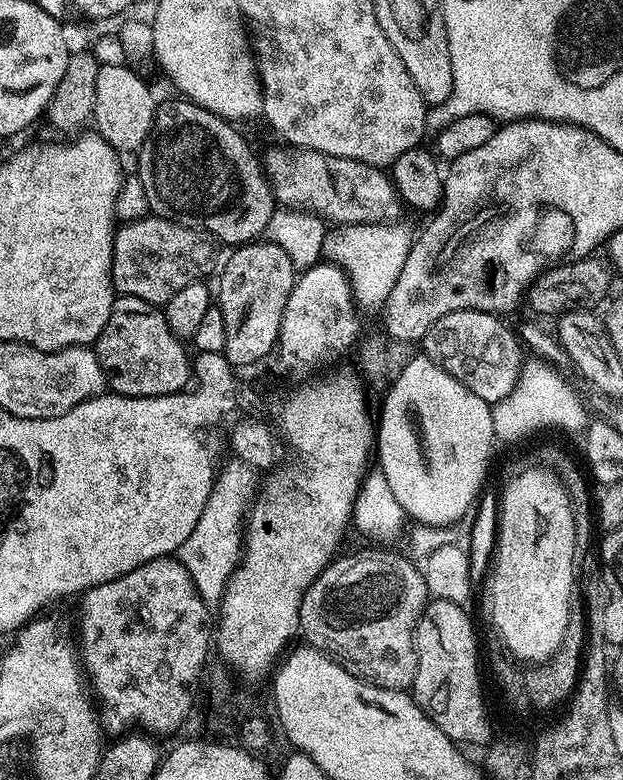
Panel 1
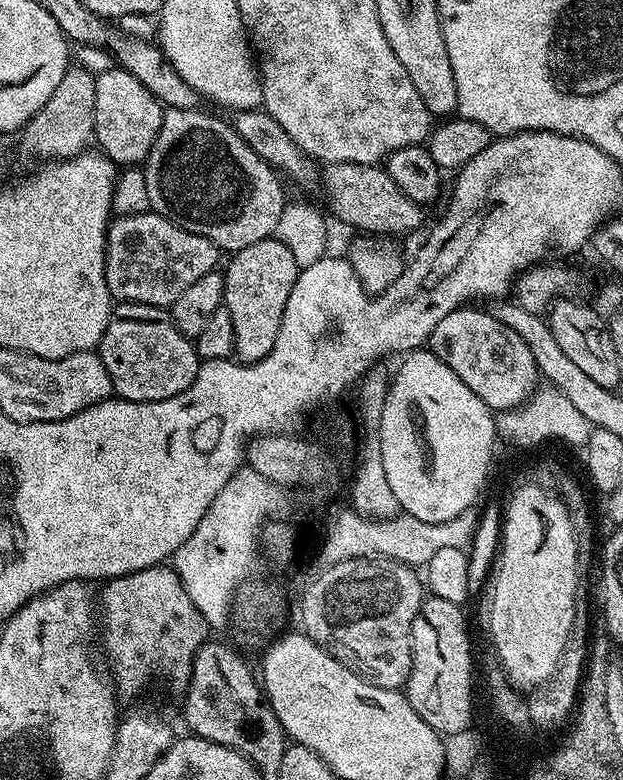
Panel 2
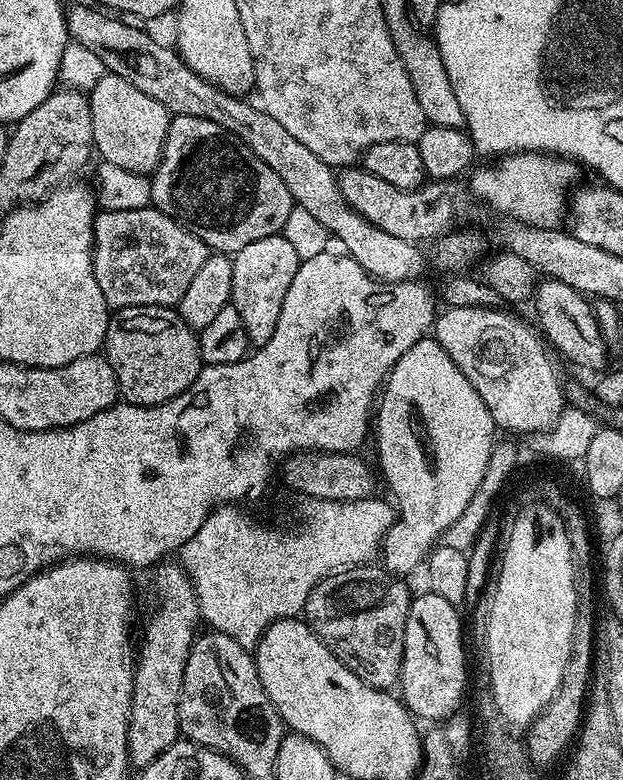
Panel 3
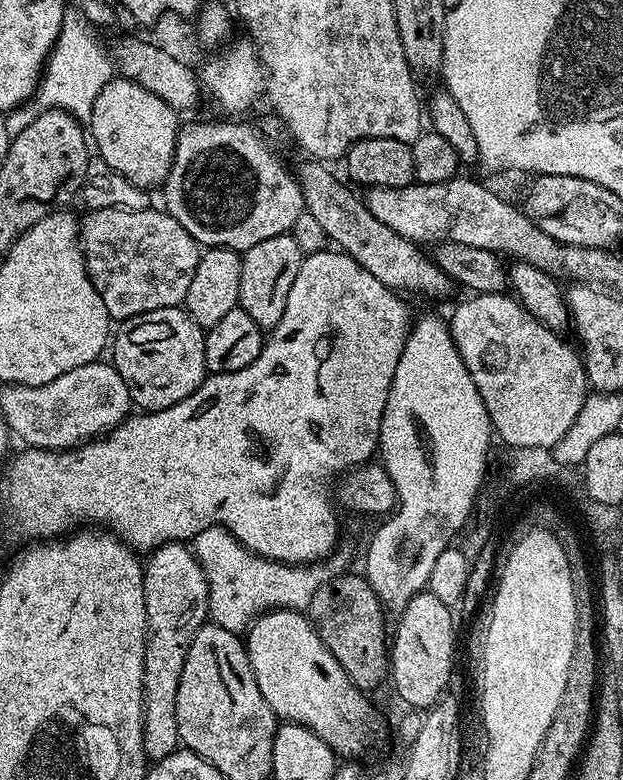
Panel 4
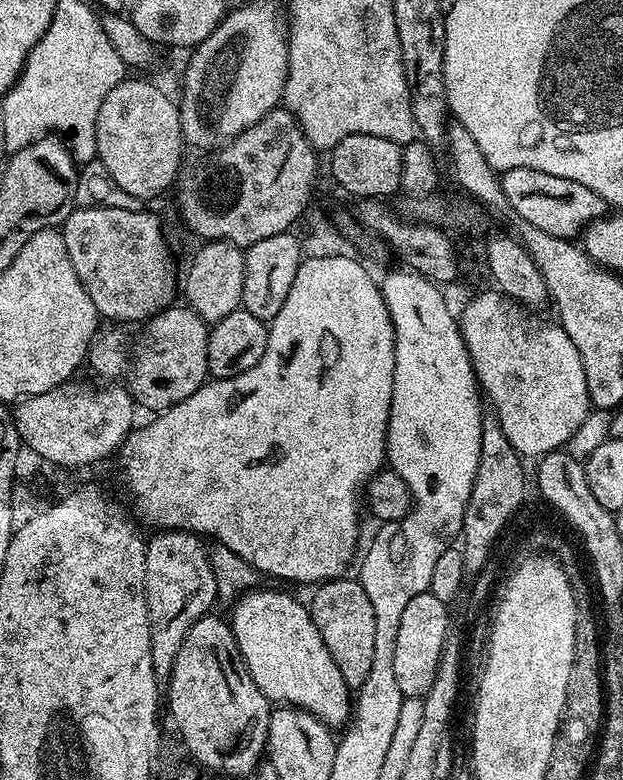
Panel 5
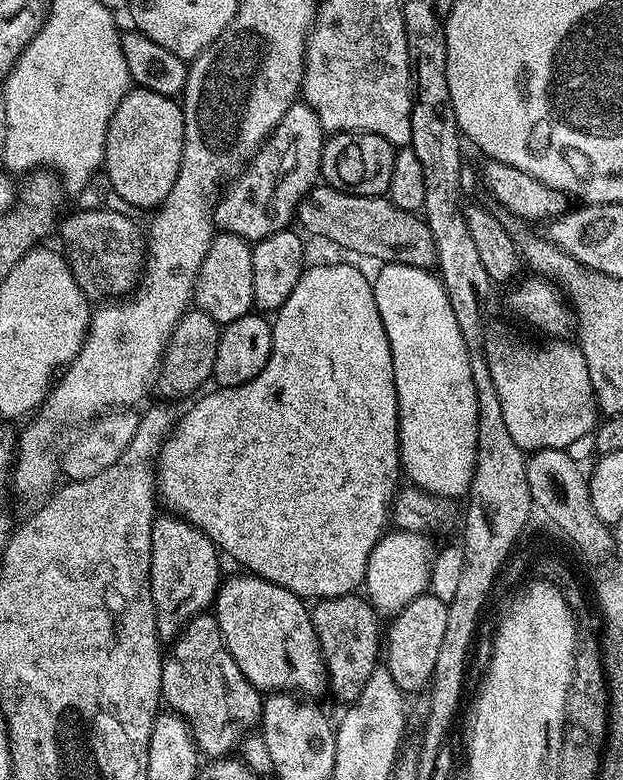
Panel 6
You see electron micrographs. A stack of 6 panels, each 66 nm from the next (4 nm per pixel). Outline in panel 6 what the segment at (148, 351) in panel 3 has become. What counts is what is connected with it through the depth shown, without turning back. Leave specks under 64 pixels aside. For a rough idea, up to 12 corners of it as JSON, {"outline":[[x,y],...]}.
{"outline":[[185,312],[154,381],[165,401],[212,380],[221,325]]}

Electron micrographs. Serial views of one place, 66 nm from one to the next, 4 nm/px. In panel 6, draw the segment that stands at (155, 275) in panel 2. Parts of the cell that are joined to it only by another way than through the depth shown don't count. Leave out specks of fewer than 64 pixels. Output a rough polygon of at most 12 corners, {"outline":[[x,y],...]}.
{"outline":[[104,208],[63,217],[76,285],[96,302],[137,287],[144,236]]}

